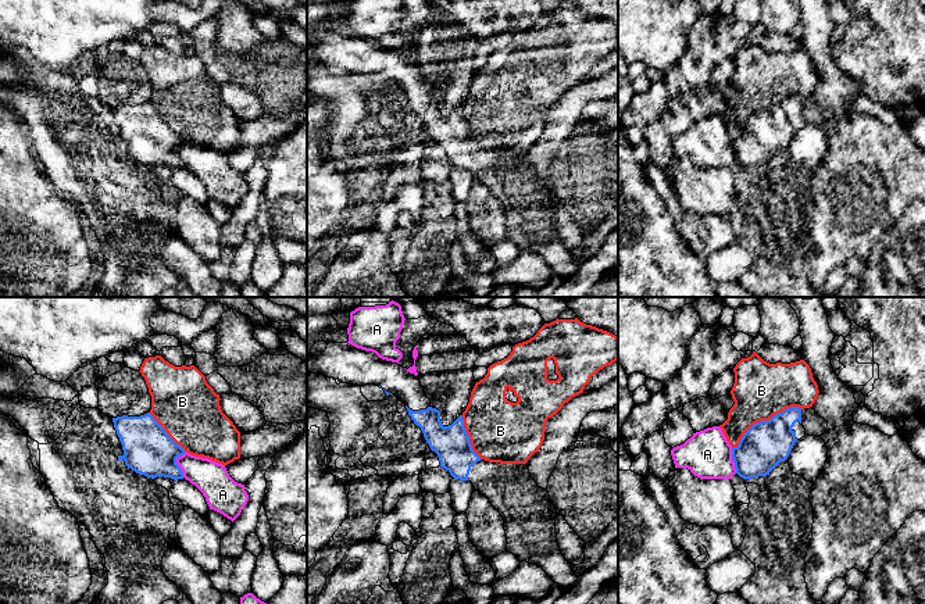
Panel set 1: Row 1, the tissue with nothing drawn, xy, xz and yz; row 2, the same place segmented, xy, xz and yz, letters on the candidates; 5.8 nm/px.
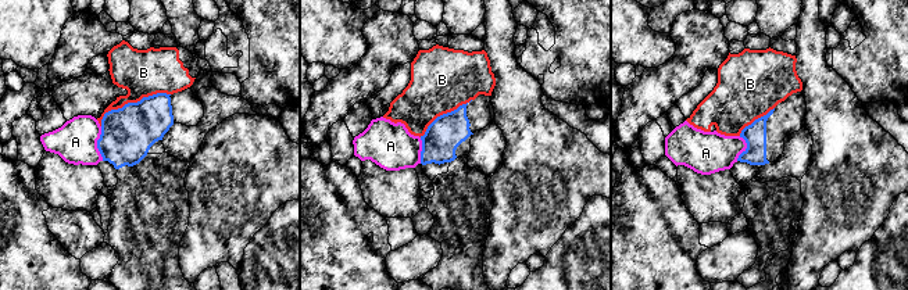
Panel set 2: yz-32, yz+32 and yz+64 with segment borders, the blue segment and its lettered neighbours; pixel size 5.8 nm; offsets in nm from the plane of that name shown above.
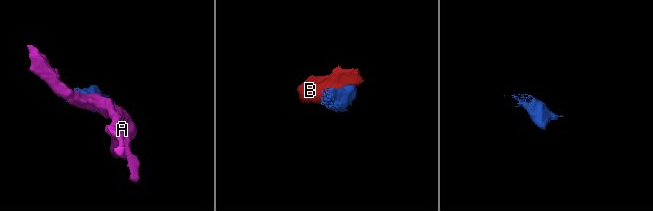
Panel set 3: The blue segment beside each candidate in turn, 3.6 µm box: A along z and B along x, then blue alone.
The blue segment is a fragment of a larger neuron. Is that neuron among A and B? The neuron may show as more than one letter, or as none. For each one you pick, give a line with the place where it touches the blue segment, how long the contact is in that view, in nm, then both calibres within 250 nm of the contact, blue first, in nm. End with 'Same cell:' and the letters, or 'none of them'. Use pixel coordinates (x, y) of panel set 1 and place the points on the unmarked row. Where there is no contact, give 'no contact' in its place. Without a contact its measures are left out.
Same cell: none of them

